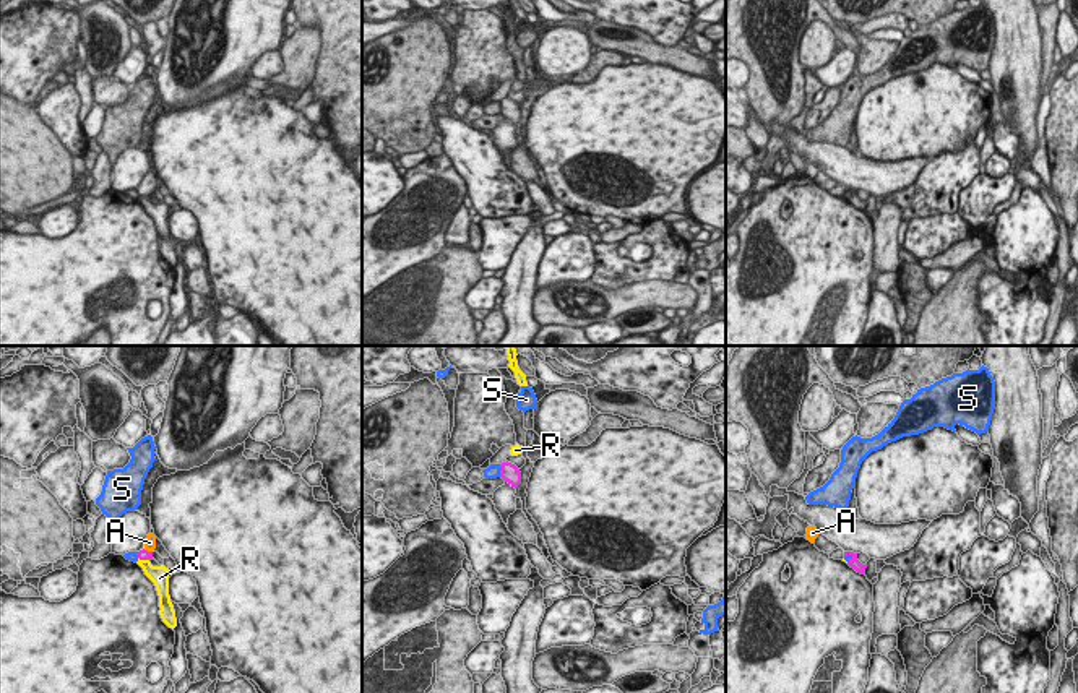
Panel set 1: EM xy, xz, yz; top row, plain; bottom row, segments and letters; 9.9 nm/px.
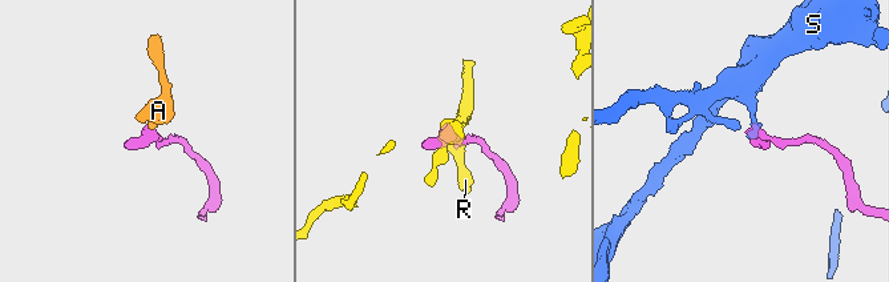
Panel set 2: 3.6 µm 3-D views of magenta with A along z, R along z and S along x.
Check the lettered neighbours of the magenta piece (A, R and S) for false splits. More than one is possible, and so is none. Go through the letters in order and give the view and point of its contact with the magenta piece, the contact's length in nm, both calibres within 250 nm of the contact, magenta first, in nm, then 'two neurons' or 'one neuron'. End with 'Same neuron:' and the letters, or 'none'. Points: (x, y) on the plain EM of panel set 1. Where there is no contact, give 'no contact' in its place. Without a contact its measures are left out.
A: xy (146, 187) | 100 nm | 100/130 nm | one neuron
R: xy (145, 195) | 140 nm | 100/190 nm | two neurons
S: xz (500, 107) | 130 nm | 180/140 nm | two neurons
Same neuron: A

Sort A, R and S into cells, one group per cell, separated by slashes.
A / R / S

